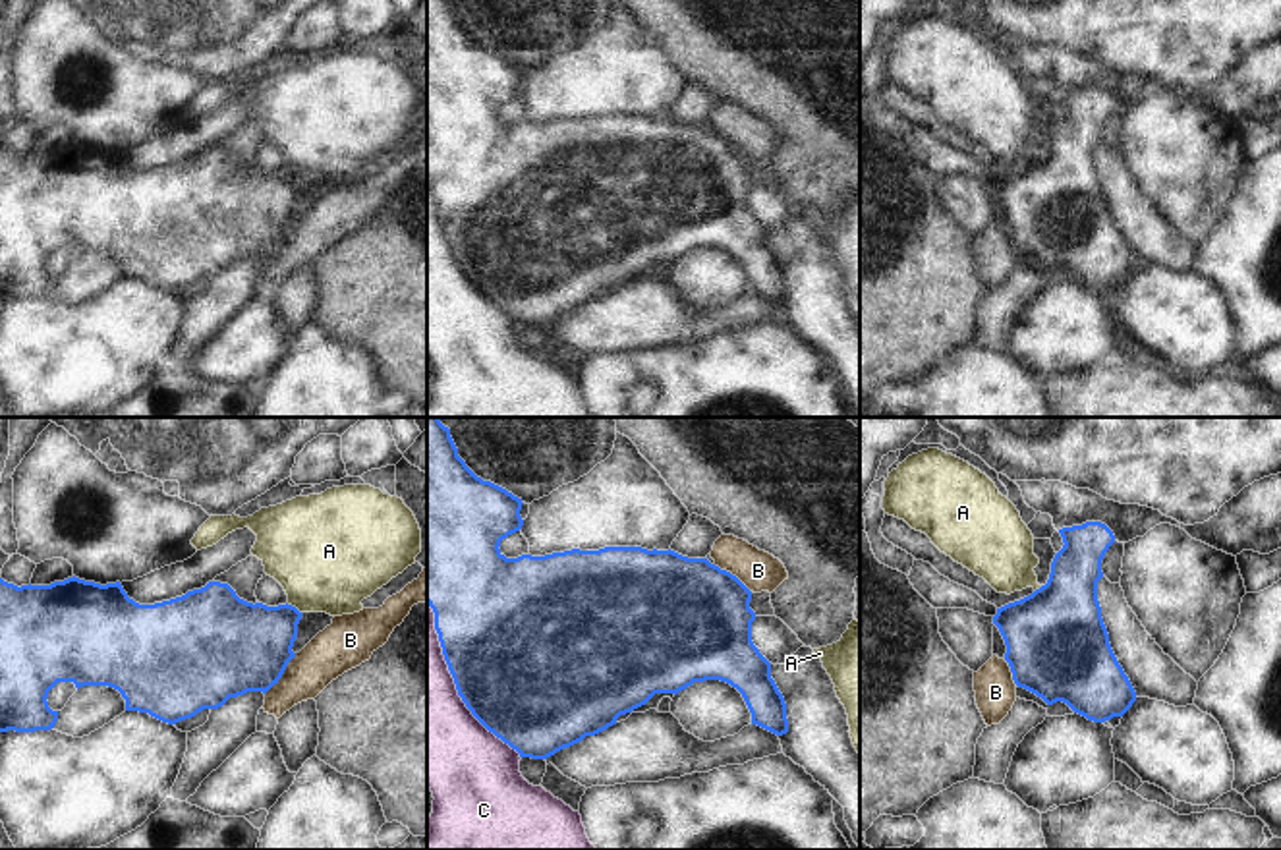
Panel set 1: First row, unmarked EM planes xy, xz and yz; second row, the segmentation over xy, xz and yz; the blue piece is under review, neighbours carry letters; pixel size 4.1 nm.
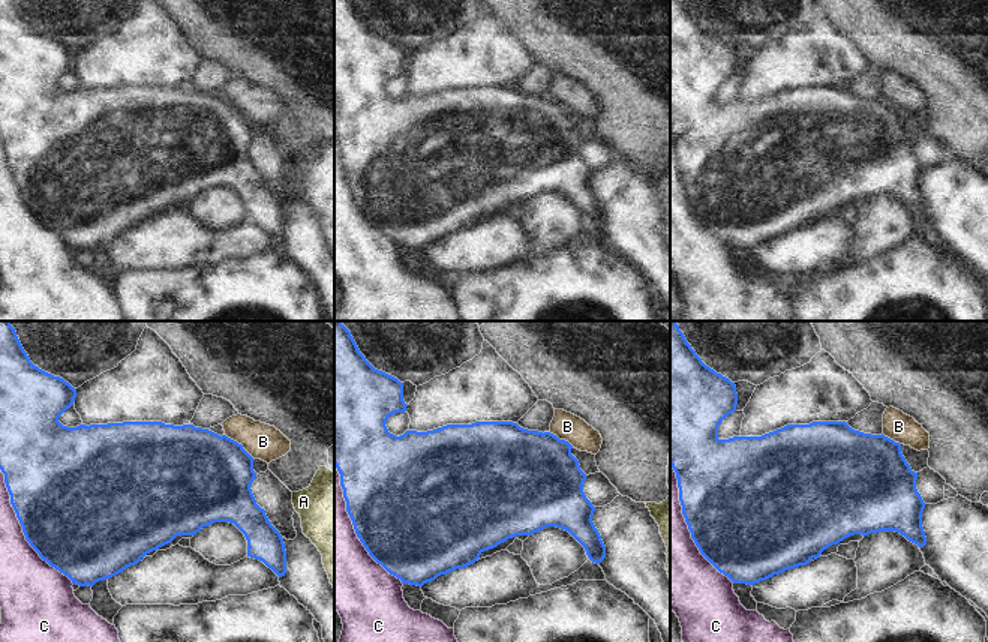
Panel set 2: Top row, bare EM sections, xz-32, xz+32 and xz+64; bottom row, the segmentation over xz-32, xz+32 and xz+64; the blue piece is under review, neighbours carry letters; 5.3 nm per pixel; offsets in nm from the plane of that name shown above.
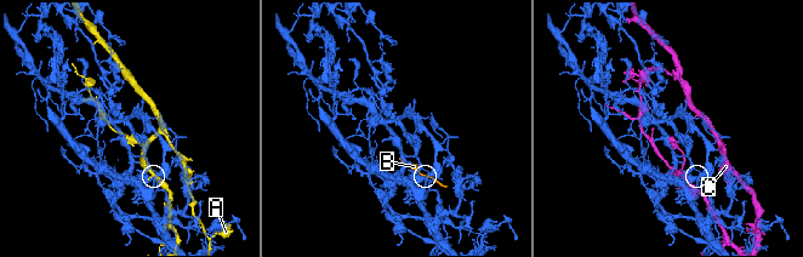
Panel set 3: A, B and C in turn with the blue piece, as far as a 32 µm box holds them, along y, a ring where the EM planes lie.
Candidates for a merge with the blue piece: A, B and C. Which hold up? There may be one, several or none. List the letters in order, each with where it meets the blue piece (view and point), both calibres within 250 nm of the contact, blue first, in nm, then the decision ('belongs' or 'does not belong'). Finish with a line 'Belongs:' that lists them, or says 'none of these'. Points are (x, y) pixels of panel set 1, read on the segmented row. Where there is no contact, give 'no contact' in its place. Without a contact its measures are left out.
A: meets blue in xy at (294, 607); 360 nm thick on the blue side, 440 nm on the other; does not belong
B: meets blue in xy at (283, 673); 400 nm thick on the blue side, 200 nm on the other; does not belong
C: meets blue in xz at (455, 682); 500 nm thick on the blue side, 400 nm on the other; does not belong
Belongs: none of these

